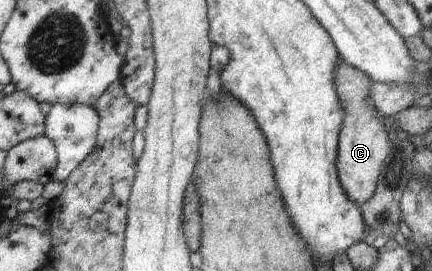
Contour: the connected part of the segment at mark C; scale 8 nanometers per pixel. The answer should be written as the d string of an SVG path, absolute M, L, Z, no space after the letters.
M339 58L334 64L332 82L343 111L335 159L337 178L349 200L359 206L374 193L383 159L391 152L391 143L381 120L382 114L374 109L370 99L372 80Z

